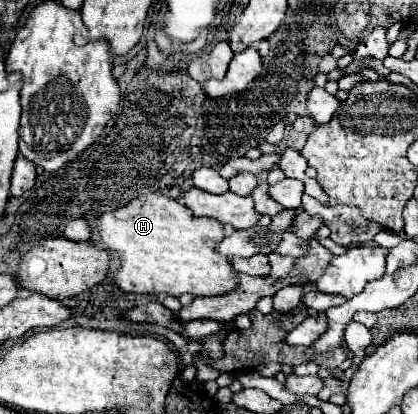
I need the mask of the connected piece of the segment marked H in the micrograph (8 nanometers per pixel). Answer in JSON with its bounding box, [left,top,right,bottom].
[98,194,236,296]

